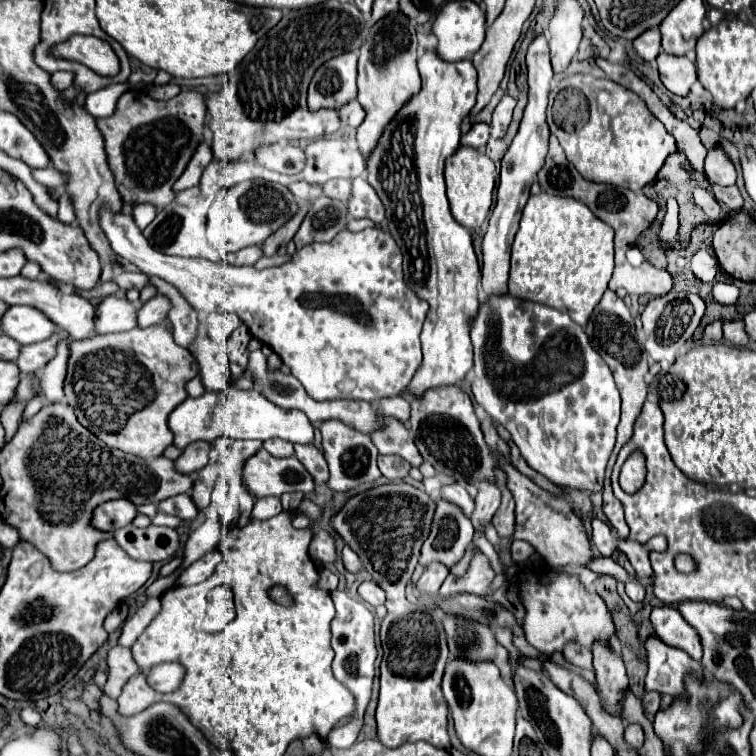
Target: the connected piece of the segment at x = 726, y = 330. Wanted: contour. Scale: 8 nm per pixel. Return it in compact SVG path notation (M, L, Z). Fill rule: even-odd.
M725 320L723 322L723 338L729 340L731 344L735 344L735 346L745 346L749 342L749 336L743 330L741 320Z

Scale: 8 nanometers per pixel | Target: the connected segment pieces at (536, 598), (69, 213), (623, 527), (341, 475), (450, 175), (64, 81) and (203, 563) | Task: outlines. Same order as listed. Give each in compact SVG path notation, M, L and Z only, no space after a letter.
M523 572L517 582L521 590L521 600L525 604L525 636L529 644L533 644L543 654L553 654L555 650L563 650L563 644L577 640L583 646L593 646L595 640L609 642L613 632L613 620L609 616L609 610L605 602L593 594L587 592L575 576L551 576L547 582L539 582L537 574Z
M67 192L61 194L59 198L59 214L57 214L59 220L63 220L65 224L73 224L75 222L75 214L73 214L73 204L71 204L71 198Z
M607 472L607 478L605 478L605 490L603 490L603 512L609 520L609 524L617 530L617 534L621 538L629 538L629 526L625 524L625 518L623 518L623 508L621 508L621 502L615 498L613 490L611 490L611 480L609 480L611 472Z
M325 420L319 424L321 436L323 436L323 450L325 450L325 460L331 470L331 478L327 482L329 490L345 492L351 490L359 484L369 484L379 478L379 468L377 468L377 448L371 442L371 436L365 436L357 432L353 426L343 424L341 420Z
M461 146L453 156L447 158L447 164L445 164L447 198L451 204L451 214L461 226L473 230L485 222L489 208L491 208L491 202L493 202L495 178L497 178L495 164L491 162L491 158L487 154L481 154L475 148Z
M55 72L55 74L51 74L51 84L59 92L63 92L65 88L69 88L73 84L73 74L71 72Z
M219 548L211 550L209 554L205 554L205 556L199 558L197 562L193 562L189 568L185 568L185 570L179 574L179 578L177 578L177 584L179 584L179 586L191 586L191 584L199 584L199 582L207 580L207 578L215 572L217 564L221 562L221 556L223 556L223 554L221 554Z

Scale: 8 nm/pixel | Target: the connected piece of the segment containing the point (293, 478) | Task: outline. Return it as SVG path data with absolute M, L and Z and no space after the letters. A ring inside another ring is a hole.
M263 448L243 466L243 484L253 498L281 496L285 492L313 492L315 484L309 472L301 468L295 456L275 458Z

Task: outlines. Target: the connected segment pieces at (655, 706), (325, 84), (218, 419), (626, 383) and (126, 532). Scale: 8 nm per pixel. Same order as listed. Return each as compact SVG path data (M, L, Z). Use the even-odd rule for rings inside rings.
M647 692L643 696L643 708L647 714L653 714L653 710L659 710L659 704L661 704L661 698L657 692Z
M347 52L317 68L307 94L309 110L341 108L357 98L357 54Z
M229 386L221 392L205 392L199 398L187 398L183 404L179 404L171 416L169 416L169 428L173 432L173 446L183 450L187 444L195 440L213 442L215 436L231 436L237 440L269 440L269 438L281 438L293 444L313 444L315 428L311 420L301 410L285 410L261 396L257 390L239 390L235 386Z
M607 290L603 294L601 302L593 310L593 314L585 326L585 332L587 332L593 348L601 354L601 358L611 368L615 382L617 382L617 388L621 392L621 400L623 400L621 422L617 426L617 444L615 444L615 450L619 450L625 444L625 440L629 440L629 434L633 434L635 418L639 416L643 402L645 402L645 396L647 396L647 384L645 384L645 374L649 370L647 358L641 360L641 348L635 340L635 324L629 314L629 308L623 304L623 300L613 290Z
M127 524L113 532L117 544L133 558L145 562L161 562L171 558L179 548L179 536L173 528L167 526L147 526L137 528Z

